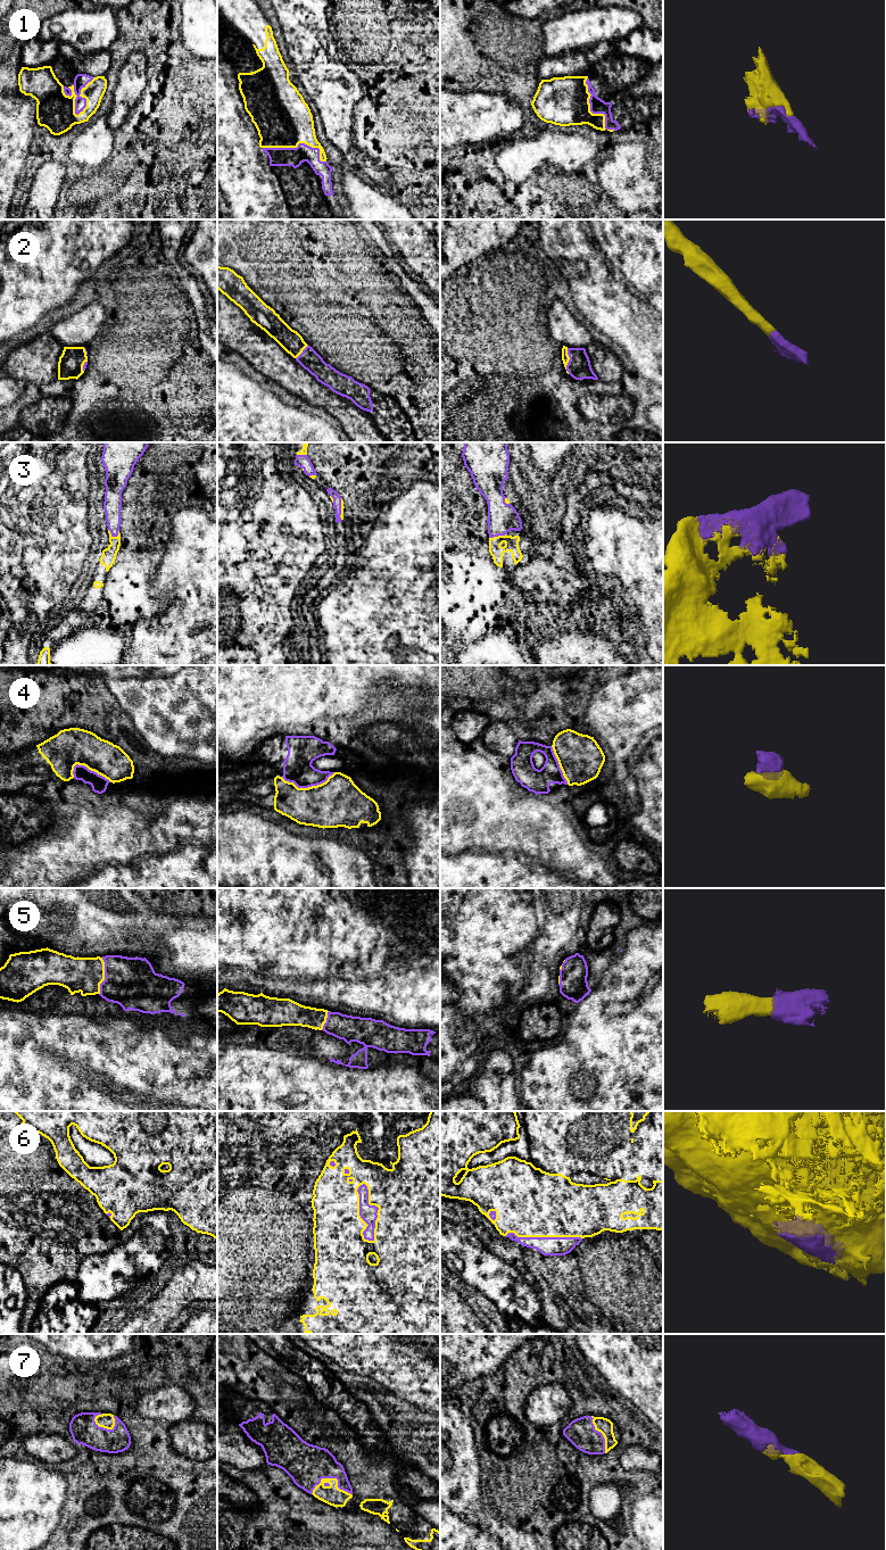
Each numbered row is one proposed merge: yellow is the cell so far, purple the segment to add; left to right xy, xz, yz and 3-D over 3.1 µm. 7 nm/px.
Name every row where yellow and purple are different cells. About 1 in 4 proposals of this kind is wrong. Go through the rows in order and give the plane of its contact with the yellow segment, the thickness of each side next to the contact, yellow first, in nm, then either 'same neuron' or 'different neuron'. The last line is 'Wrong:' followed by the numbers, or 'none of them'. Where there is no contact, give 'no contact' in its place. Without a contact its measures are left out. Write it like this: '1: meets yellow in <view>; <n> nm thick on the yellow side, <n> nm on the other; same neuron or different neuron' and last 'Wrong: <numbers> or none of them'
1: meets yellow in xy; 280 nm thick on the yellow side, 100 nm on the other; same neuron
2: meets yellow in yz; 60 nm thick on the yellow side, 170 nm on the other; same neuron
3: meets yellow in xy; 100 nm thick on the yellow side, 130 nm on the other; same neuron
4: meets yellow in xz; 340 nm thick on the yellow side, 200 nm on the other; different neuron
5: meets yellow in xy; 240 nm thick on the yellow side, 360 nm on the other; same neuron
6: meets yellow in xz; 500 nm thick on the yellow side, 120 nm on the other; same neuron
7: meets yellow in xz; 140 nm thick on the yellow side, 280 nm on the other; same neuron
Wrong: 4

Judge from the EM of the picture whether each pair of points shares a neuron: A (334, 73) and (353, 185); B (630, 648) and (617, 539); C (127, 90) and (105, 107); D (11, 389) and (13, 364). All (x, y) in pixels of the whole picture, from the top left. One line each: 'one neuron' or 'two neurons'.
A: two neurons
B: two neurons
C: two neurons
D: two neurons

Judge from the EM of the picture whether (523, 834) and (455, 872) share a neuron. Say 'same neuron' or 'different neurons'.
same neuron

